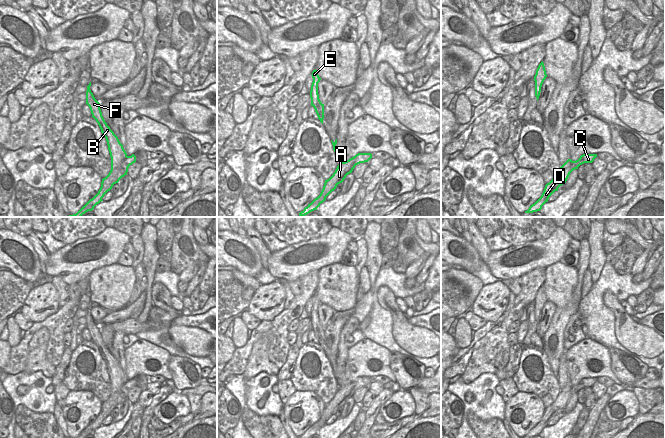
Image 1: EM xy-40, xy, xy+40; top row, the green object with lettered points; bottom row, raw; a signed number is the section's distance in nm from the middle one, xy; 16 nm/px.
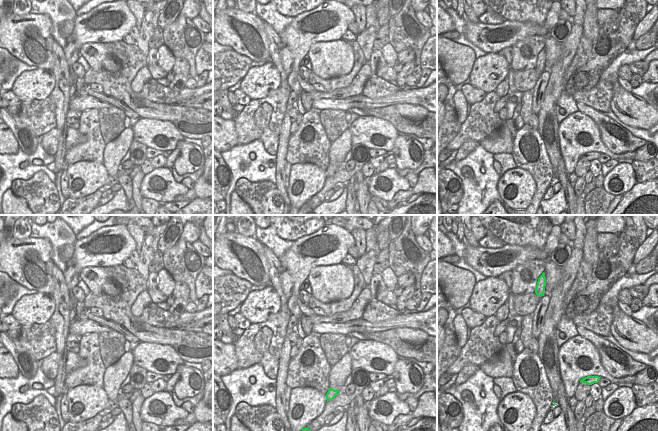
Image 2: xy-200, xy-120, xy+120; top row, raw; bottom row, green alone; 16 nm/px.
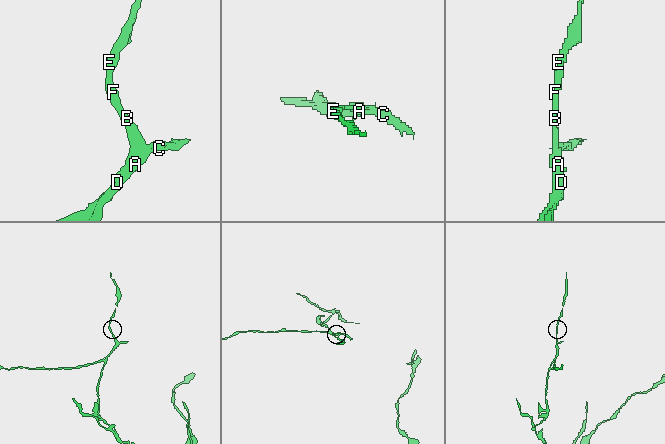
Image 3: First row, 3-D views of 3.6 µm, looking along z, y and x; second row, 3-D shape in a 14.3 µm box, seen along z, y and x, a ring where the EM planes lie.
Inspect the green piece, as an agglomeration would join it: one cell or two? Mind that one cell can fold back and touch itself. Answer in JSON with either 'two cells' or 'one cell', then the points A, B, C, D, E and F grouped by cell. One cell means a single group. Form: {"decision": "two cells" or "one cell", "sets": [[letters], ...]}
{"decision": "two cells", "sets": [["A", "B", "D", "E", "F"], ["C"]]}

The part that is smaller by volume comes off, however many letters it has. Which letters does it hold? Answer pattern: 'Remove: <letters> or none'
Remove: C

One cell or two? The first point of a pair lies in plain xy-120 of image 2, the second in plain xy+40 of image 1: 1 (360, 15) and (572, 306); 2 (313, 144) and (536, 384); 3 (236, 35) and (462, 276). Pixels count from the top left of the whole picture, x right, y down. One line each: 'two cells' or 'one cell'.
1: one cell
2: one cell
3: two cells

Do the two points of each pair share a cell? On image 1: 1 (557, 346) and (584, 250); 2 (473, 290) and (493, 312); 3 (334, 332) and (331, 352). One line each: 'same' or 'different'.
1: same
2: different
3: same

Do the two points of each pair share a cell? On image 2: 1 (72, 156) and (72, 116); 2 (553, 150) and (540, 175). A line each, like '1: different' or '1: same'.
1: different
2: different

